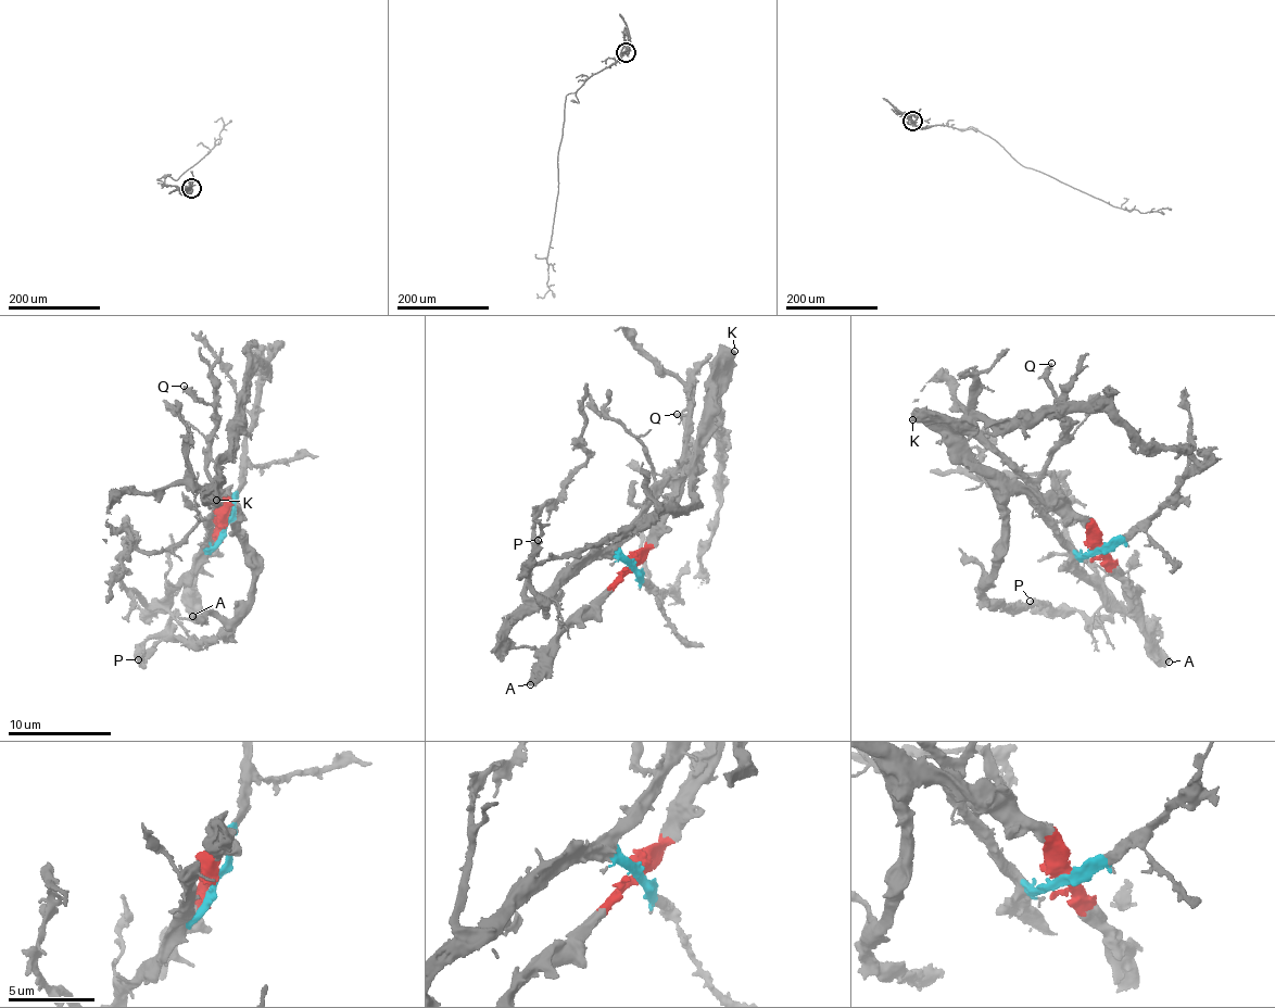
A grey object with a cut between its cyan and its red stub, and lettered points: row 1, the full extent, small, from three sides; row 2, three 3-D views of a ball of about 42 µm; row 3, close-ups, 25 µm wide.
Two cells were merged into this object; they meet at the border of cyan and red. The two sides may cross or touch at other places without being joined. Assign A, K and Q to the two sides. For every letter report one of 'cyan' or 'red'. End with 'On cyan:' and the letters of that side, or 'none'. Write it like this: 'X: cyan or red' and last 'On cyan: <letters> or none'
A: red
K: red
Q: cyan
On cyan: Q

